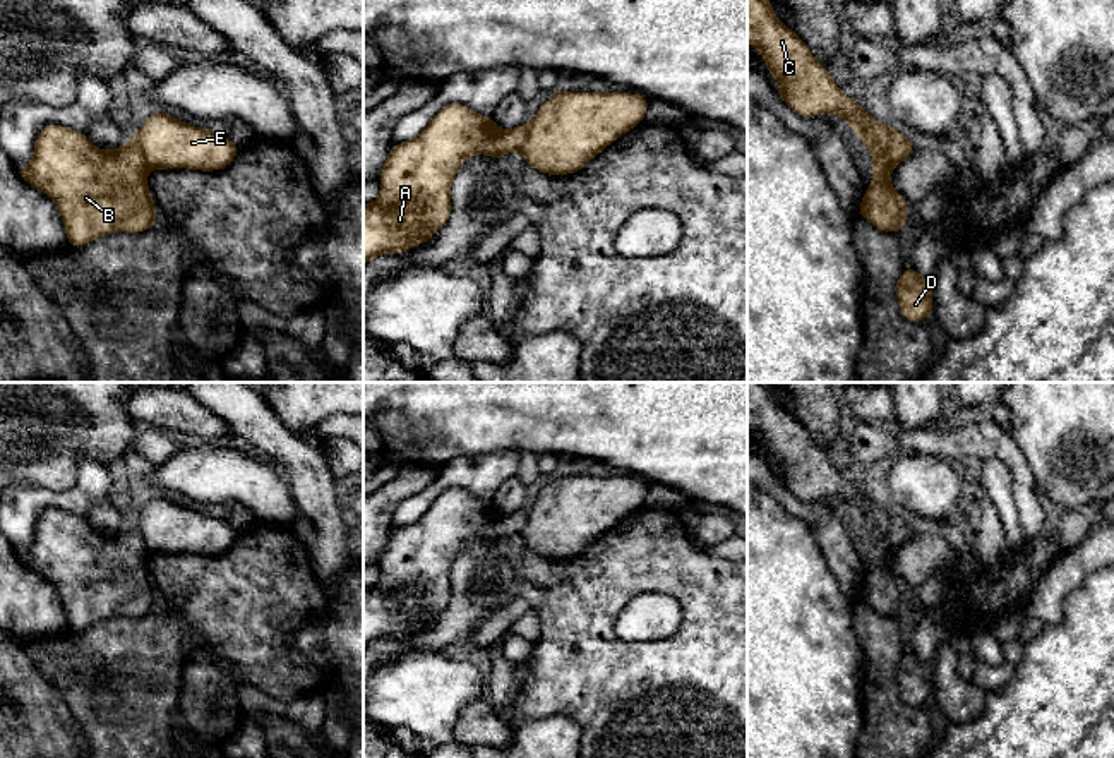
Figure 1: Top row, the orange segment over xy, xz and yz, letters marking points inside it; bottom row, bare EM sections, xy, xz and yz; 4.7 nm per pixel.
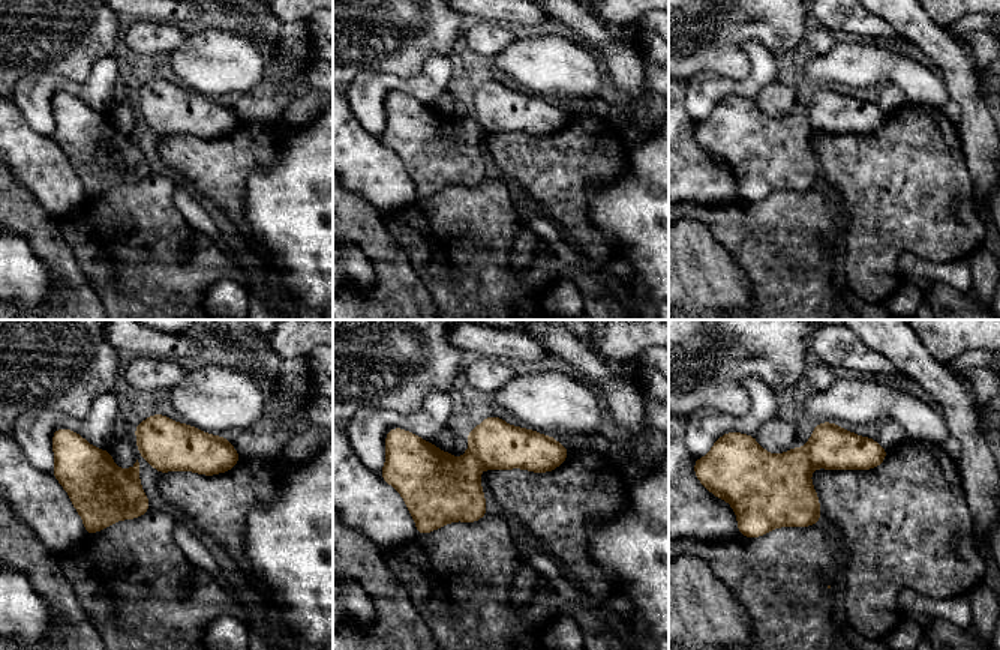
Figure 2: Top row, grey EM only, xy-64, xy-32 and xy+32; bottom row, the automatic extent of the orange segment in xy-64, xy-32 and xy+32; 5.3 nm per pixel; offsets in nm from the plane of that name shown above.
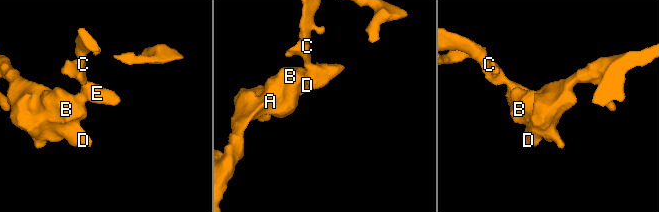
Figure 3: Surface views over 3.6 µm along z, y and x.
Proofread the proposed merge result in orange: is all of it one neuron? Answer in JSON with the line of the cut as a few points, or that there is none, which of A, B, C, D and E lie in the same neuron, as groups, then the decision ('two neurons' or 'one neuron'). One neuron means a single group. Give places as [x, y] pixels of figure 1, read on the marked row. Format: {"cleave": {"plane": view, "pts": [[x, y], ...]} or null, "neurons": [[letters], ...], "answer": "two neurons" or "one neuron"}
{"cleave": {"plane": "xy", "pts": [[131, 141], [151, 168]]}, "neurons": [["A", "B", "D"], ["C", "E"]], "answer": "two neurons"}

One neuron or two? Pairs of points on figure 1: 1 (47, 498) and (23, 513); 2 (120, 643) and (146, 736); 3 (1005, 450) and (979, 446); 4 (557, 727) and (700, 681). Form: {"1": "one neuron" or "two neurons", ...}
{"1": "one neuron", "2": "one neuron", "3": "one neuron", "4": "two neurons"}

